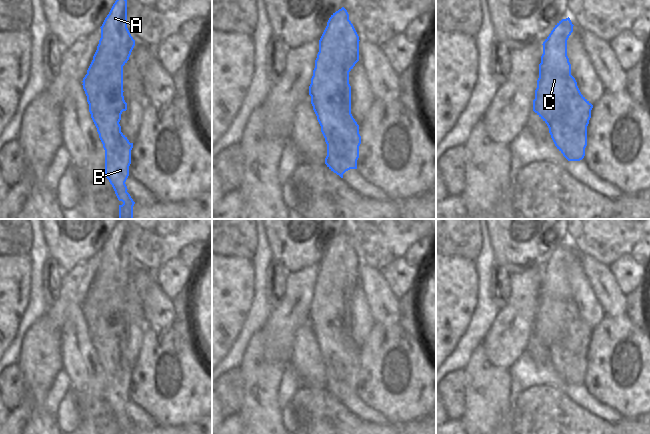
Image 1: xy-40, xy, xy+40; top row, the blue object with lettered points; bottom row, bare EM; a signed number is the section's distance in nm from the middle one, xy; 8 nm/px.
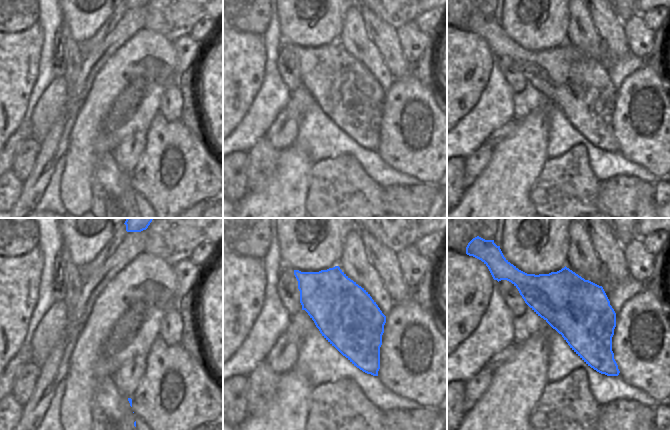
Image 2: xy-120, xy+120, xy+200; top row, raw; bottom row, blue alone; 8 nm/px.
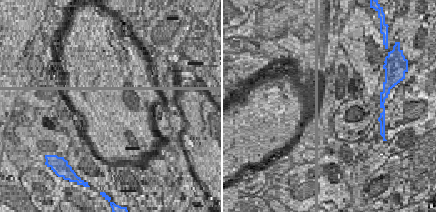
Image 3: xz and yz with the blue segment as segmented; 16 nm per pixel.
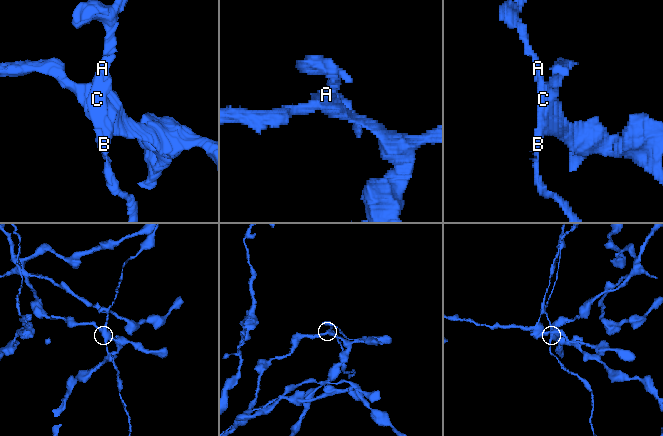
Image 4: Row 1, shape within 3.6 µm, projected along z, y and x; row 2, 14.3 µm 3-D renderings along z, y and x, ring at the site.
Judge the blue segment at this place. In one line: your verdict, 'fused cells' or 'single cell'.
fused cells

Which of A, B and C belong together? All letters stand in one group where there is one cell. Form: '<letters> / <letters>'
A B / C

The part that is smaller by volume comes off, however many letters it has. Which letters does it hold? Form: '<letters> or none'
A, B

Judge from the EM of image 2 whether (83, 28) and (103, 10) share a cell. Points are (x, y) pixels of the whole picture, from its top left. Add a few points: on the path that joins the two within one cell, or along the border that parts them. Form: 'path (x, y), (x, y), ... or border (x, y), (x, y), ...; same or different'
path (88, 23), (98, 13); same

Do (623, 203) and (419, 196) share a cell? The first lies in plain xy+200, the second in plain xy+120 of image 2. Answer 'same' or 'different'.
same

